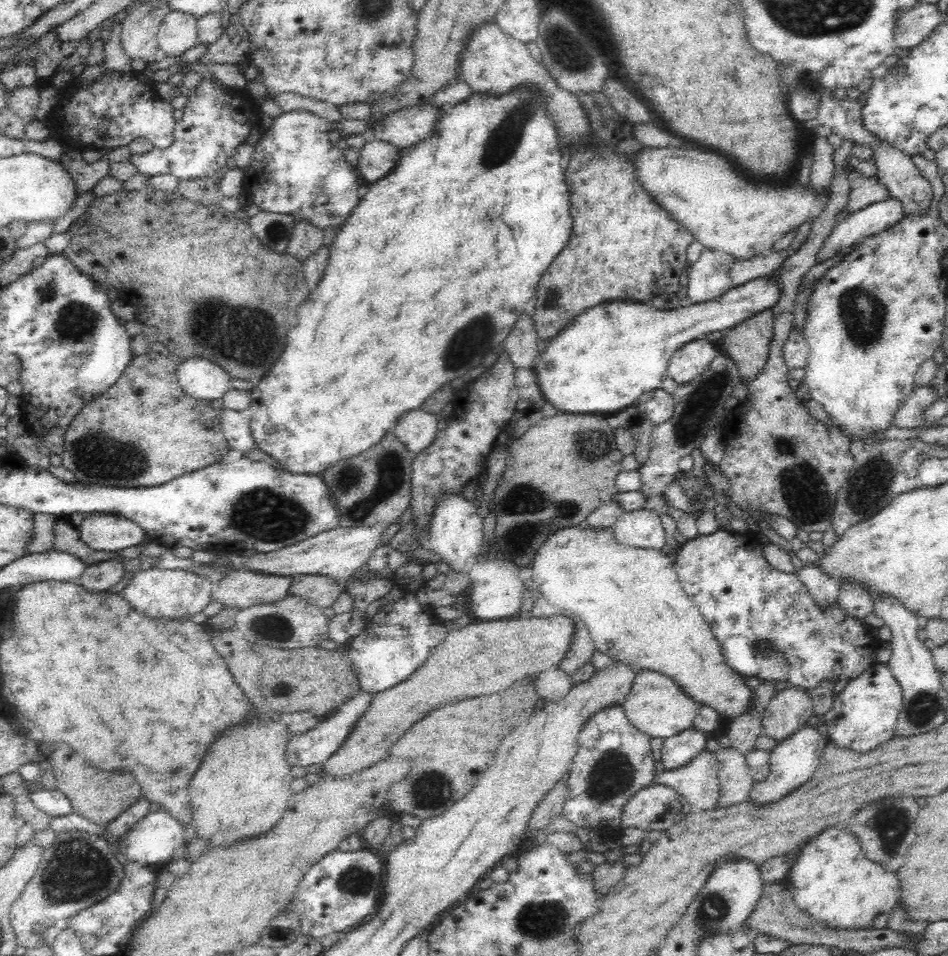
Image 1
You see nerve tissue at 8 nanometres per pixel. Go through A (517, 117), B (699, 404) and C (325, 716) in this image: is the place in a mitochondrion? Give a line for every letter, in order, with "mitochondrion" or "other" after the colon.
A: mitochondrion
B: mitochondrion
C: other

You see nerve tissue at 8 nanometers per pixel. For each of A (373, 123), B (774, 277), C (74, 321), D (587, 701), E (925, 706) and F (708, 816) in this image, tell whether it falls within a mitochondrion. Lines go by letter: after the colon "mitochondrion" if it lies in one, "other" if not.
A: other
B: other
C: mitochondrion
D: other
E: mitochondrion
F: other

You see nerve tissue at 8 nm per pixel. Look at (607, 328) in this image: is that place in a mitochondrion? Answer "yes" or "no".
no

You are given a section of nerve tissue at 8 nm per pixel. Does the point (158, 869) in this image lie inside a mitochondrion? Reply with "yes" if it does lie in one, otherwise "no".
no

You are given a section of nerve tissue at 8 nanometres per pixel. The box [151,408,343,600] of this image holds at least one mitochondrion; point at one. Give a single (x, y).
(262, 515)

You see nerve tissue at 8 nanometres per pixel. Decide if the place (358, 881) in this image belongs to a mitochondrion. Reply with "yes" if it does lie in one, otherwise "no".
yes

